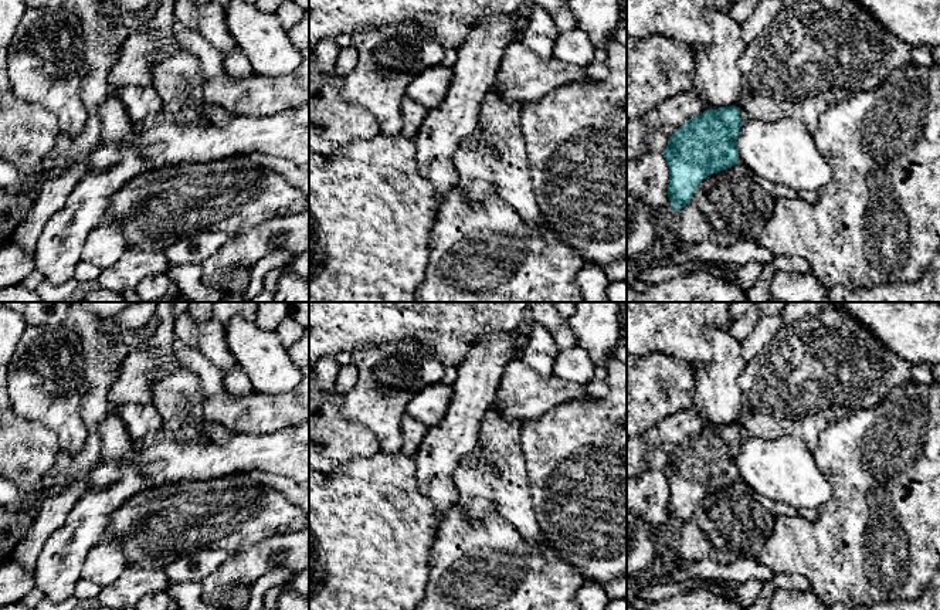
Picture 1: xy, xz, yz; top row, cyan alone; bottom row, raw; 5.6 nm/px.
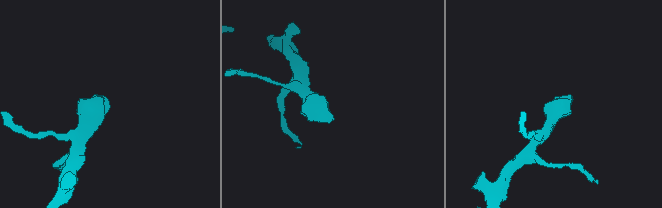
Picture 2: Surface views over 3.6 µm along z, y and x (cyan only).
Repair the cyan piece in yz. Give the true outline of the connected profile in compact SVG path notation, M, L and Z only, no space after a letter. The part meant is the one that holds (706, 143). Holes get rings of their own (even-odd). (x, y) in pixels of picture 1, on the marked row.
M804 0L784 6L739 61L743 74L739 102L696 115L671 136L662 152L669 166L671 209L679 211L703 179L740 162L737 136L744 122L776 123L791 118L814 133L827 109L879 87L896 70L912 64L912 47L890 34L855 0Z

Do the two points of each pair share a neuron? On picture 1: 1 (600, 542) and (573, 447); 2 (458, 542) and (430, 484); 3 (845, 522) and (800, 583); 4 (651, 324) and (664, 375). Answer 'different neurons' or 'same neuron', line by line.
1: same neuron
2: different neurons
3: different neurons
4: different neurons

